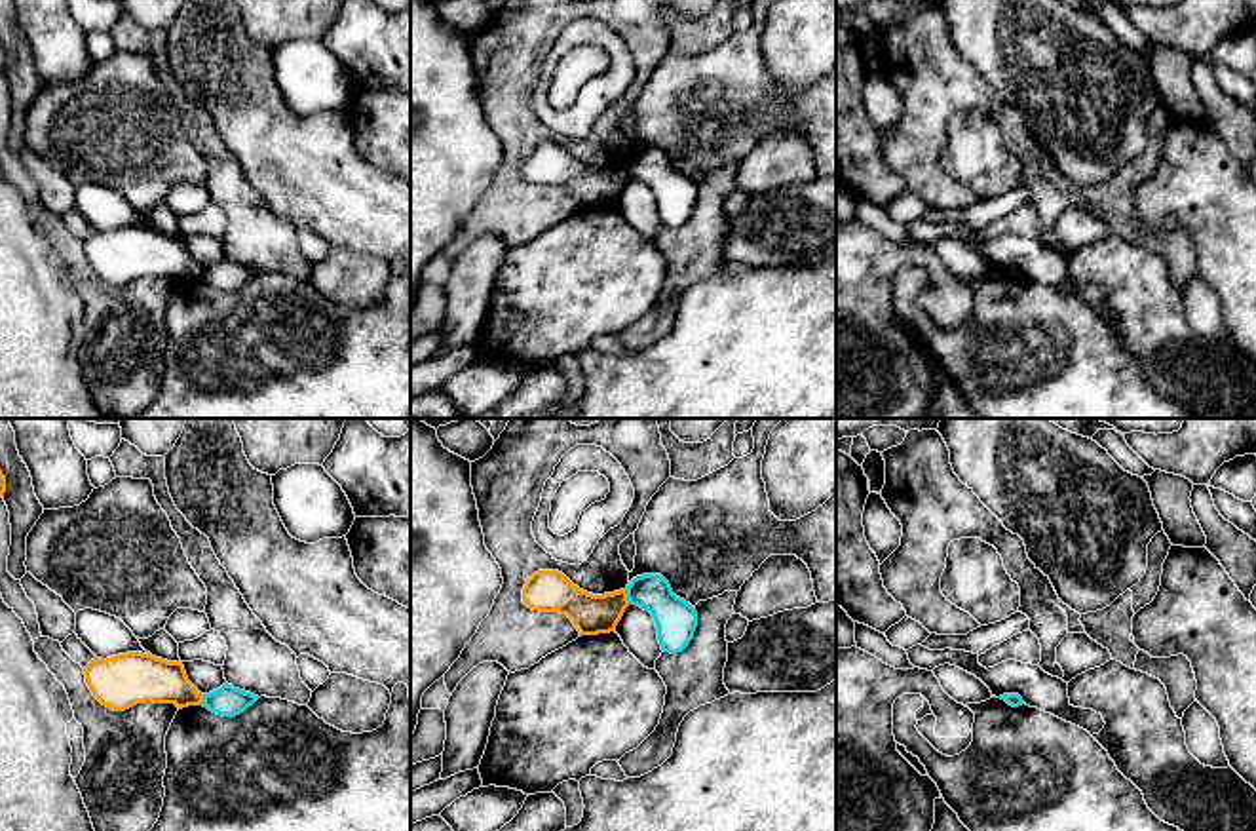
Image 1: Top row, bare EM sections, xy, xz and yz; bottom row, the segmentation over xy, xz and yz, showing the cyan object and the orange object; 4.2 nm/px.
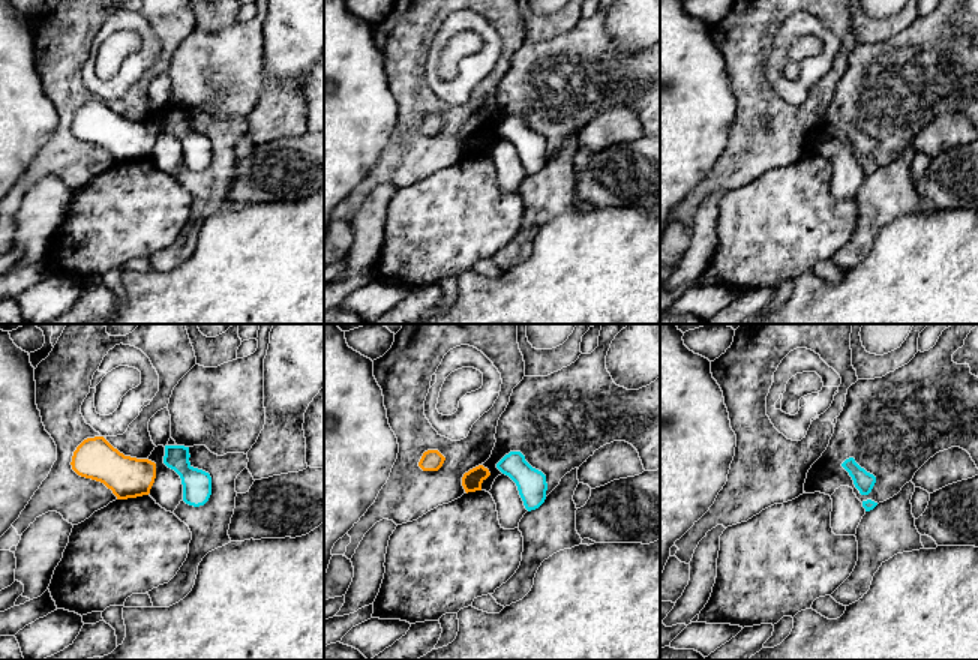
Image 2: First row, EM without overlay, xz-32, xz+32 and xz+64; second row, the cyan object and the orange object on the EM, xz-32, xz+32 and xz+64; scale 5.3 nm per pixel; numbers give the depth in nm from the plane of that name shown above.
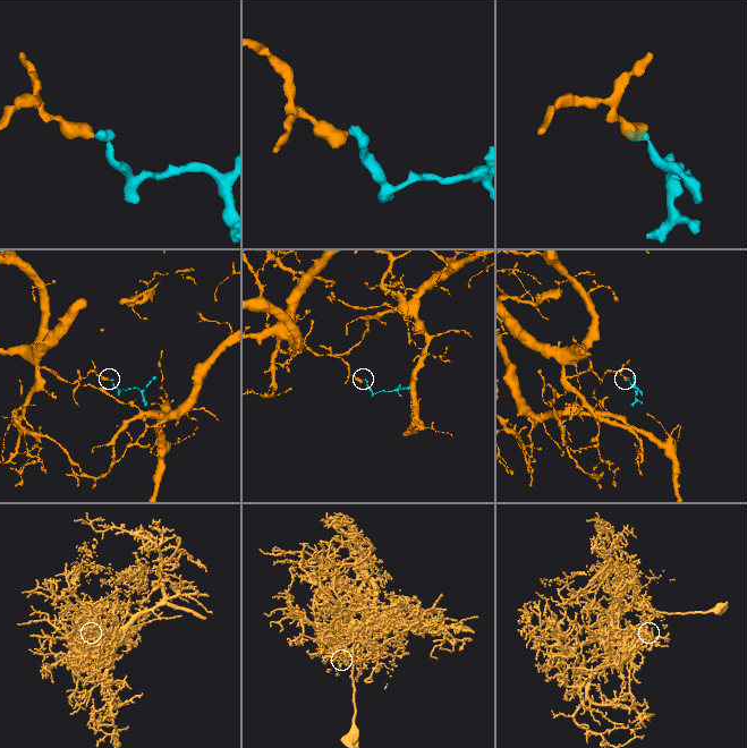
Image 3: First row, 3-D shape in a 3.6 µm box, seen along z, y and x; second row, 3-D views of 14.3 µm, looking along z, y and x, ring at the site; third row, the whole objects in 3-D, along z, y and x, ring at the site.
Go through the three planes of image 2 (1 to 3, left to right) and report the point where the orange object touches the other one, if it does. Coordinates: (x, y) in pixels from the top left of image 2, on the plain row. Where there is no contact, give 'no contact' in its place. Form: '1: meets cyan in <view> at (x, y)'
1: no contact
2: no contact
3: no contact

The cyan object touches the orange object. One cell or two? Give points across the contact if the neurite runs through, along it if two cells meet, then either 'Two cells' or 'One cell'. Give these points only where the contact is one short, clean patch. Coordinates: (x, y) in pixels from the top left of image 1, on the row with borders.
Boundary: xz (624, 590), (629, 603). Two cells

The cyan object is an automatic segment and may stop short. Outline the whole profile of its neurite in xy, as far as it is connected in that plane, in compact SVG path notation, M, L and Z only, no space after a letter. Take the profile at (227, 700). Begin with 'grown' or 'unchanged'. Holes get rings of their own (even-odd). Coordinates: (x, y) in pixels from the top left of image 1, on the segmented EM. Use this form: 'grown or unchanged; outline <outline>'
unchanged; outline M224 683L220 688L203 694L201 705L222 717L236 717L243 713L249 705L253 705L257 700L258 696Z

